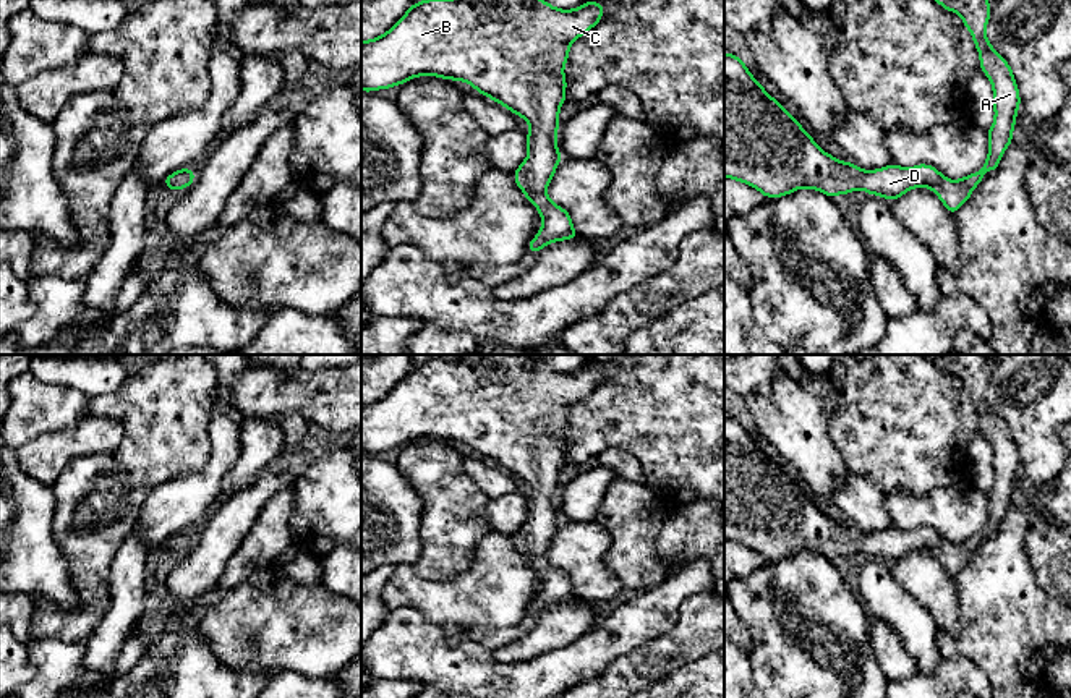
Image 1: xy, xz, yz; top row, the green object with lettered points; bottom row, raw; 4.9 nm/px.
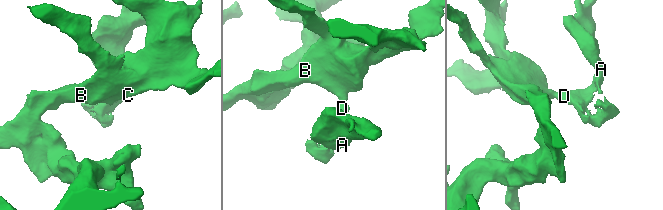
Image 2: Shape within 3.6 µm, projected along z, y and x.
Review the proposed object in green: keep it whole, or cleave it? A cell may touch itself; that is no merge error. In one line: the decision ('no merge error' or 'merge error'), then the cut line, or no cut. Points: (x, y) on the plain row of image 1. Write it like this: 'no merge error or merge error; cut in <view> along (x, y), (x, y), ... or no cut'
no merge error; no cut

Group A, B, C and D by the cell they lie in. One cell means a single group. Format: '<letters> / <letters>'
A B C D

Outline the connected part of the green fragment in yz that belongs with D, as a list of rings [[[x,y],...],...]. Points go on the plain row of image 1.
[[[922,355],[945,372],[958,376],[979,411],[980,432],[993,449],[995,483],[988,496],[985,528],[961,543],[948,543],[925,526],[906,531],[891,526],[862,533],[821,513],[799,484],[750,437],[744,424],[724,418],[724,539],[747,546],[766,560],[779,560],[800,551],[826,559],[864,552],[894,564],[909,552],[927,549],[956,577],[984,536],[996,533],[1013,504],[1021,468],[1019,452],[1008,424],[990,408],[985,390],[990,366],[985,355]]]

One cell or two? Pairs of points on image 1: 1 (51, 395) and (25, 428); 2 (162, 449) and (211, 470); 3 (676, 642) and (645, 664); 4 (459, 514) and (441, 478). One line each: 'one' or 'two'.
1: one
2: two
3: one
4: one

